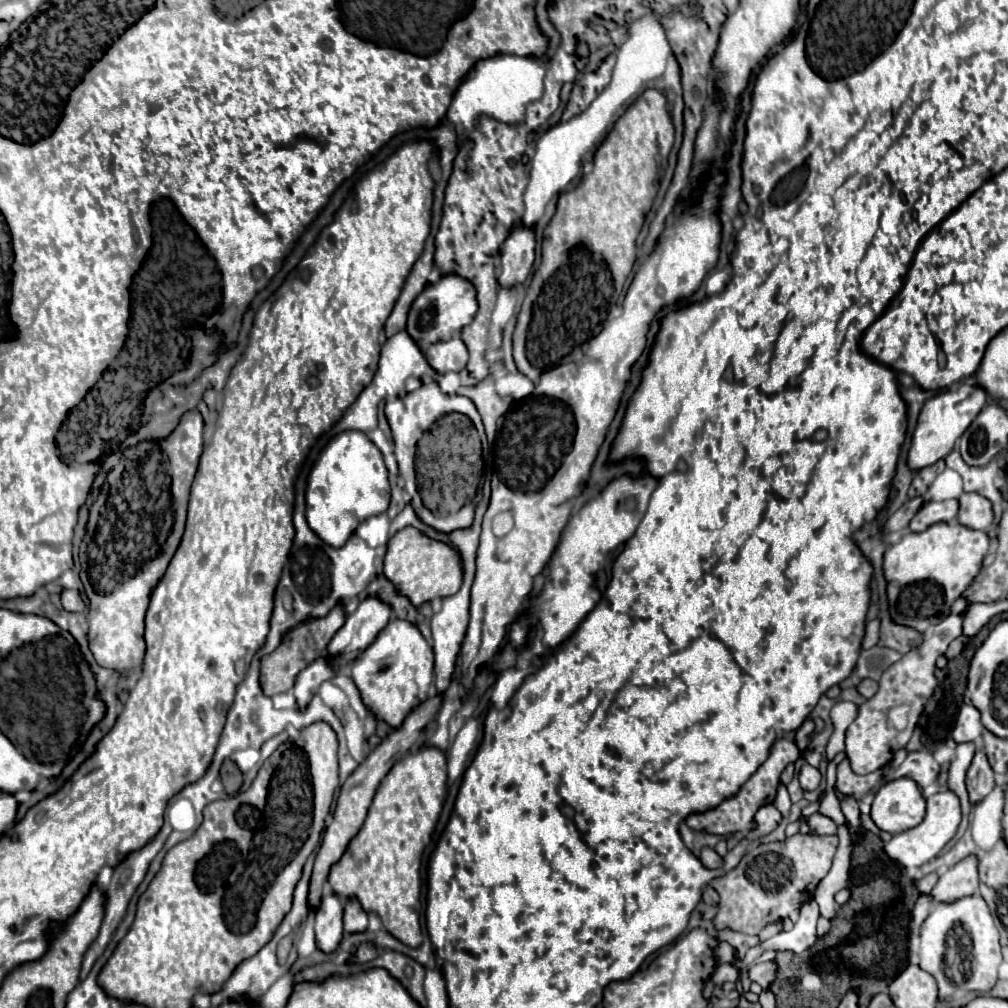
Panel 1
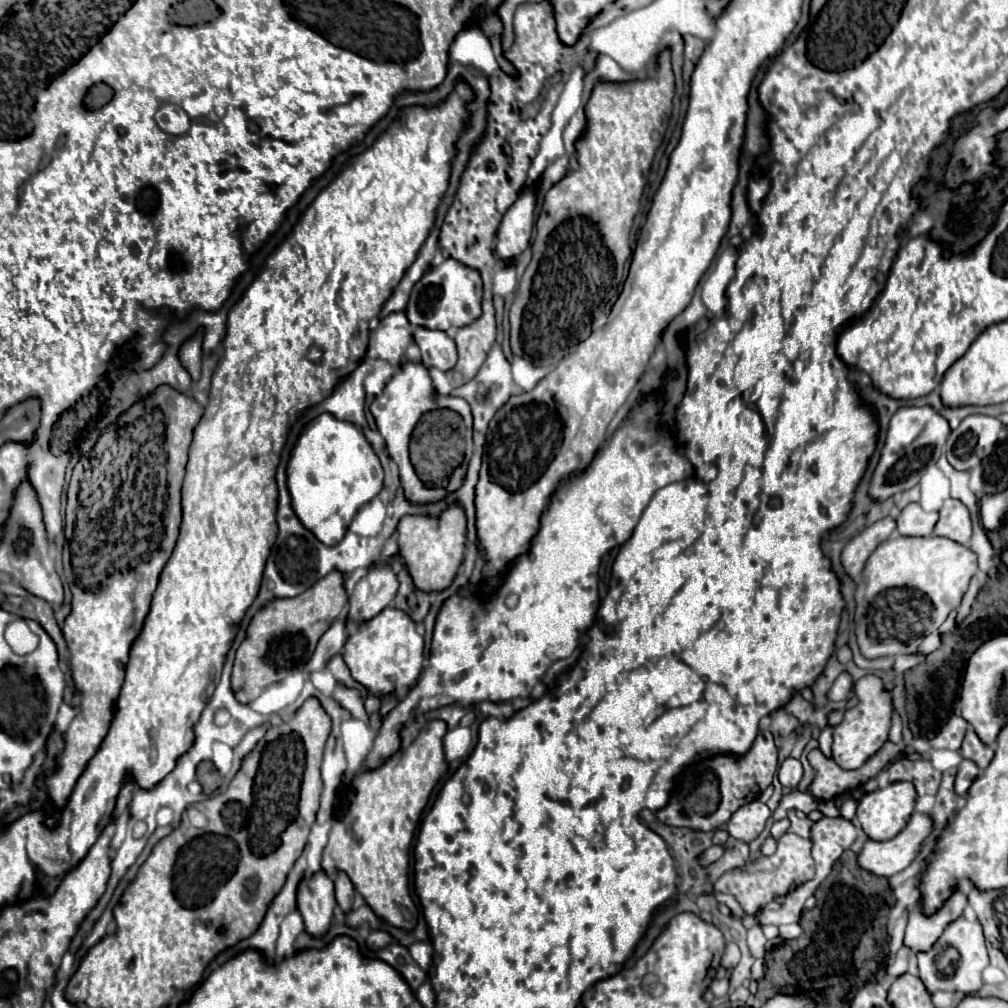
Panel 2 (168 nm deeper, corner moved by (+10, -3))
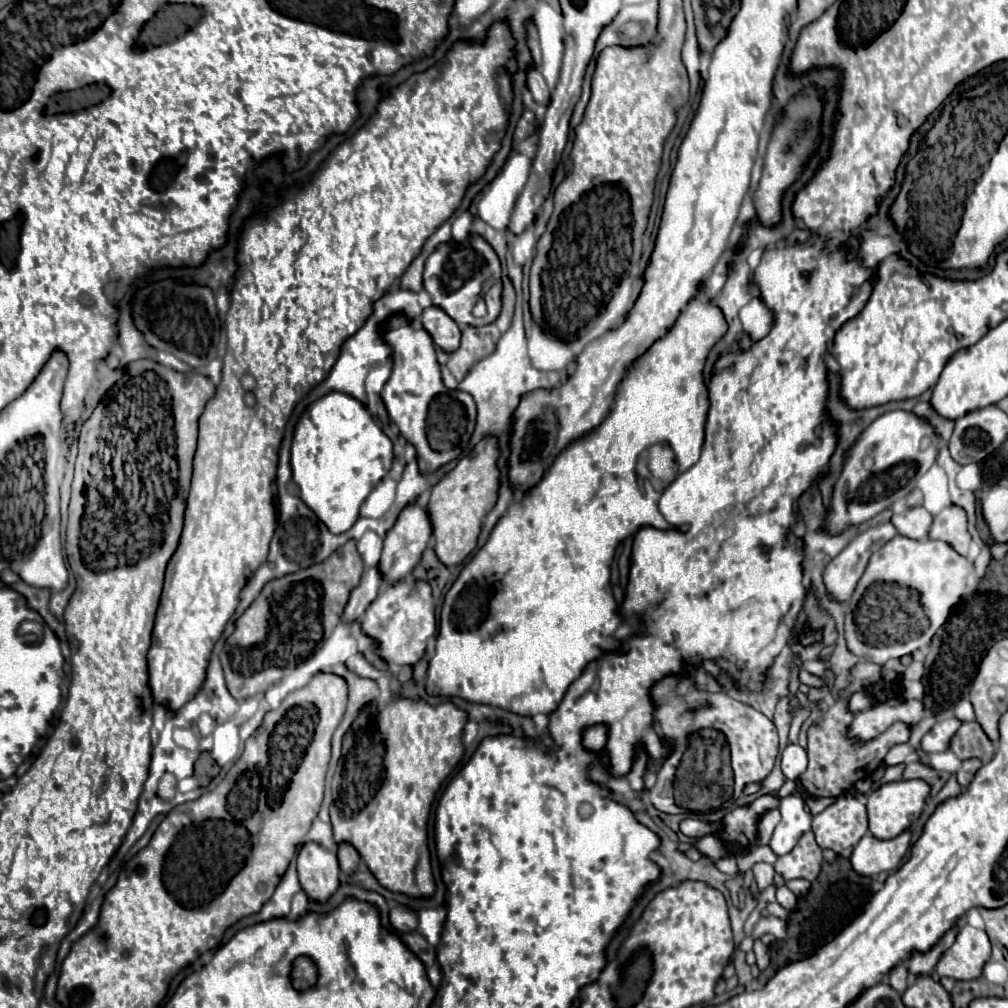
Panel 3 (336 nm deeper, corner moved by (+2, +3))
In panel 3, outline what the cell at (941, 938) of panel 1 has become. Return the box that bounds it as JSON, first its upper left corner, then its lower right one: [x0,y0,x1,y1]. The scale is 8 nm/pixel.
[935,923,991,981]

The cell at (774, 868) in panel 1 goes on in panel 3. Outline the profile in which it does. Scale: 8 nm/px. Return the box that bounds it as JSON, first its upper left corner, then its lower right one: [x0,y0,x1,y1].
[775,831,823,881]

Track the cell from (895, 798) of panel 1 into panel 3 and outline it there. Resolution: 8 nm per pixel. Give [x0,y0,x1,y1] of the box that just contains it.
[867,779,929,839]

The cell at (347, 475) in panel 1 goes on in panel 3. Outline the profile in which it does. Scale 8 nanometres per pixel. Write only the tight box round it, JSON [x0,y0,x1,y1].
[291,391,393,533]

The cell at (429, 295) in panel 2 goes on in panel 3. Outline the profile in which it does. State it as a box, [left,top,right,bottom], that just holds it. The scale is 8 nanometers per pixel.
[423,235,501,327]

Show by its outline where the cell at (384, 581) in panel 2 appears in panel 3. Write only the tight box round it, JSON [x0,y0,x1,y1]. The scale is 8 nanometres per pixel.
[379,501,433,581]

